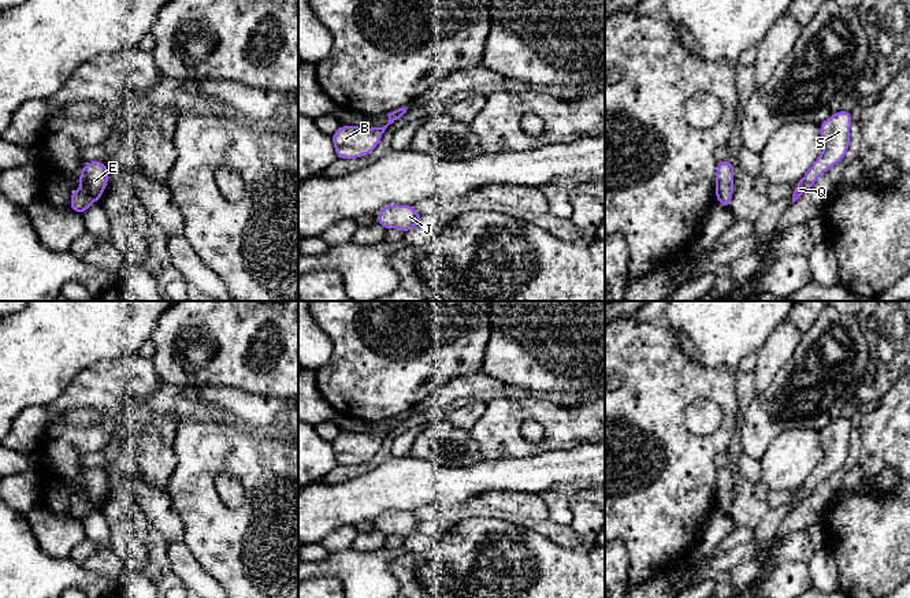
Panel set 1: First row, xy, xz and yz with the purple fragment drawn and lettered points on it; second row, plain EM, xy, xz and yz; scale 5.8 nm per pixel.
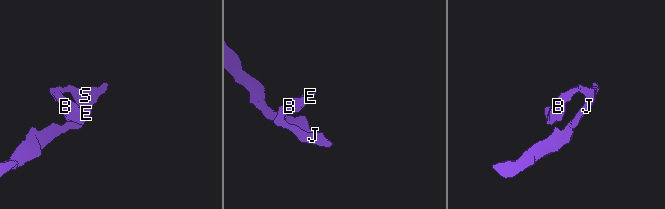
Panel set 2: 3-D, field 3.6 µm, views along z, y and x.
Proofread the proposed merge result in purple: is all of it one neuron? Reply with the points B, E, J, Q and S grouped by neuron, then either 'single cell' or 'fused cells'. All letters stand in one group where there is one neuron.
B E J Q S; single cell

